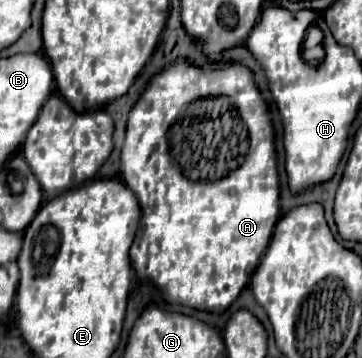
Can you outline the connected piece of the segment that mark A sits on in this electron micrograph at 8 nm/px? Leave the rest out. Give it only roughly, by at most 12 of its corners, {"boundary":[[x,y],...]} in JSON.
{"boundary":[[177,60],[127,120],[131,264],[223,312],[279,220],[253,72]]}

